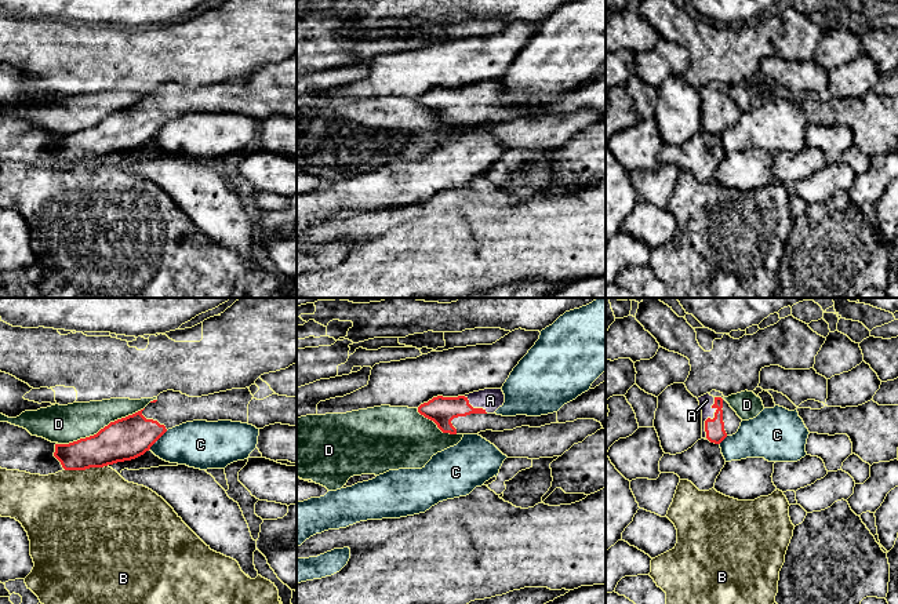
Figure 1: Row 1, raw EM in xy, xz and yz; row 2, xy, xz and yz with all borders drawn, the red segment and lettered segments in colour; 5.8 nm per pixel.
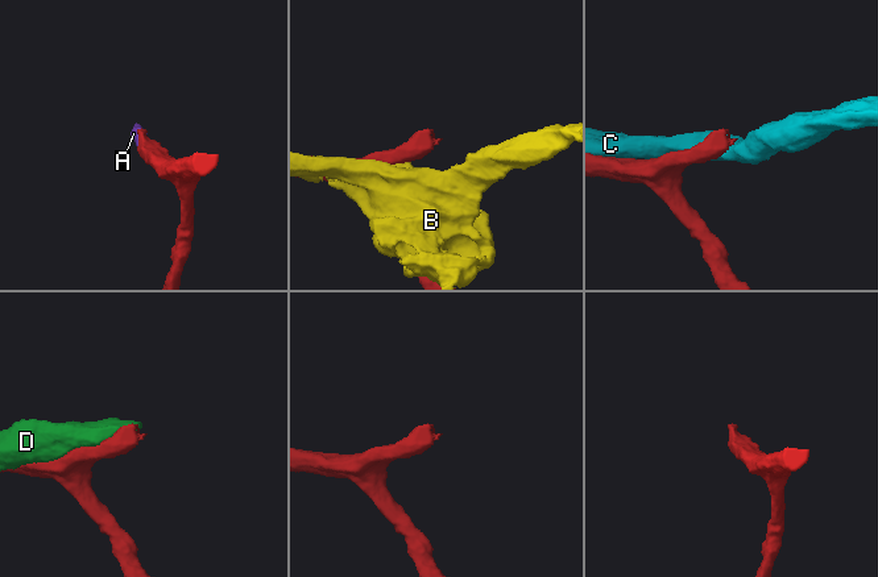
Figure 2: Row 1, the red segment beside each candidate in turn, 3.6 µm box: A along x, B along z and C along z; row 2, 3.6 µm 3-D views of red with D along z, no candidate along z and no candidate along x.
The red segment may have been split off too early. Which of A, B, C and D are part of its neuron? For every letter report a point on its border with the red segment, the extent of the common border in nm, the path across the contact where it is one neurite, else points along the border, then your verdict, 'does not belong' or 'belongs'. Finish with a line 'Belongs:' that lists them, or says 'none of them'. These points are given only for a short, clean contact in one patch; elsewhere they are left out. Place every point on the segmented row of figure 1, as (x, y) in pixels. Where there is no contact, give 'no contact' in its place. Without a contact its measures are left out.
A: yz (709, 418) | 260 nm | across yz (715, 430), (709, 418), (709, 404), (706, 400) | belongs
B: xy (83, 469) | 220 nm | does not belong
C: xy (157, 439) | 170 nm | does not belong
D: xy (101, 429) | 550 nm | does not belong
Belongs: A

